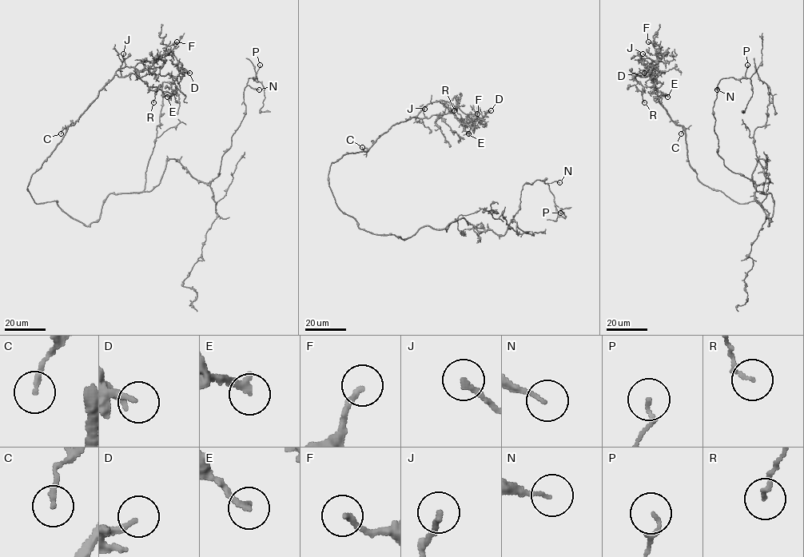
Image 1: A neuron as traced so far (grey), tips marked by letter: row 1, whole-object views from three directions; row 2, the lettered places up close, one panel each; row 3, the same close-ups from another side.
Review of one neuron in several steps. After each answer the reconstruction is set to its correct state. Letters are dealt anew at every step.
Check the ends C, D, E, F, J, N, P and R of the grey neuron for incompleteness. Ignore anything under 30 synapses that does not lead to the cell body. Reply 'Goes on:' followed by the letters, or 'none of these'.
Goes on: E

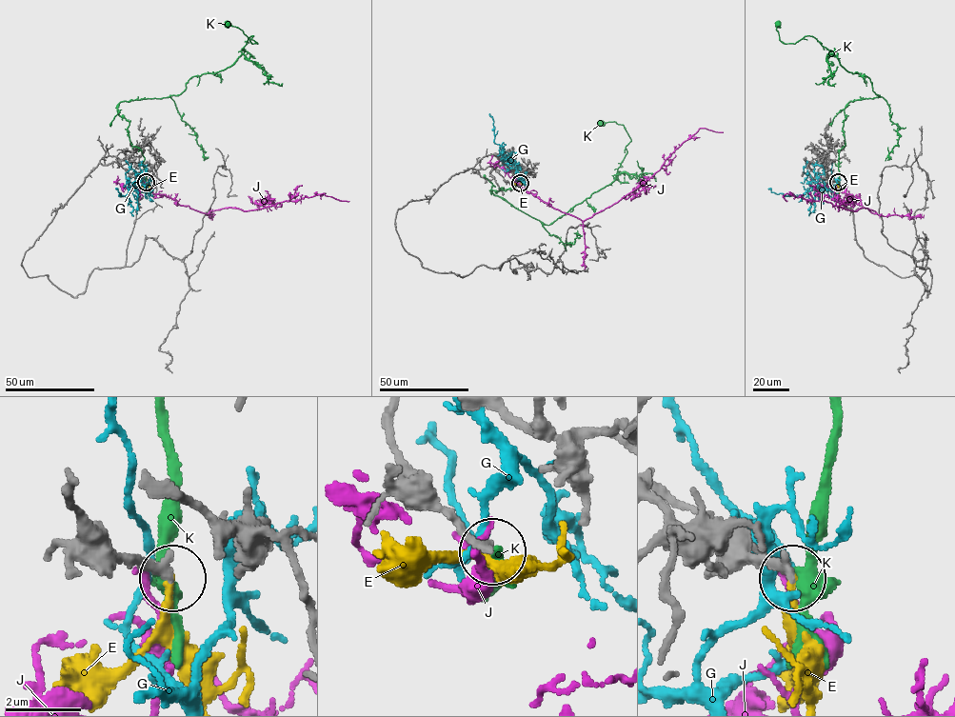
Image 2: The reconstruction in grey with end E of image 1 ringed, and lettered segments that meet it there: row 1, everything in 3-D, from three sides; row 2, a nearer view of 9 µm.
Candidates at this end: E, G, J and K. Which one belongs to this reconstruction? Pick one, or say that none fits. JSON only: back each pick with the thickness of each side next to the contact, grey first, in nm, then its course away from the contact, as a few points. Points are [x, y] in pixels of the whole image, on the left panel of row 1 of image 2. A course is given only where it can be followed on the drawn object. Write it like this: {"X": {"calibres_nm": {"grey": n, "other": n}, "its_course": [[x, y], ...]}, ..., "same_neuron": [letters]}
{"E": {"calibres_nm": {"grey": 280, "other": 200}}, "same_neuron": ["E"]}

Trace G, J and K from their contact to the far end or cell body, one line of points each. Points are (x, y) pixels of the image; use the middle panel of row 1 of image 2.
G: (519, 182), (515, 166), (504, 155), (503, 147), (494, 143), (494, 121), (489, 113)
J: (519, 182), (522, 188), (553, 208), (583, 221), (618, 202), (644, 183), (701, 128), (723, 132)
K: (519, 183), (490, 190), (547, 225), (609, 185), (631, 139), (623, 125), (601, 123)

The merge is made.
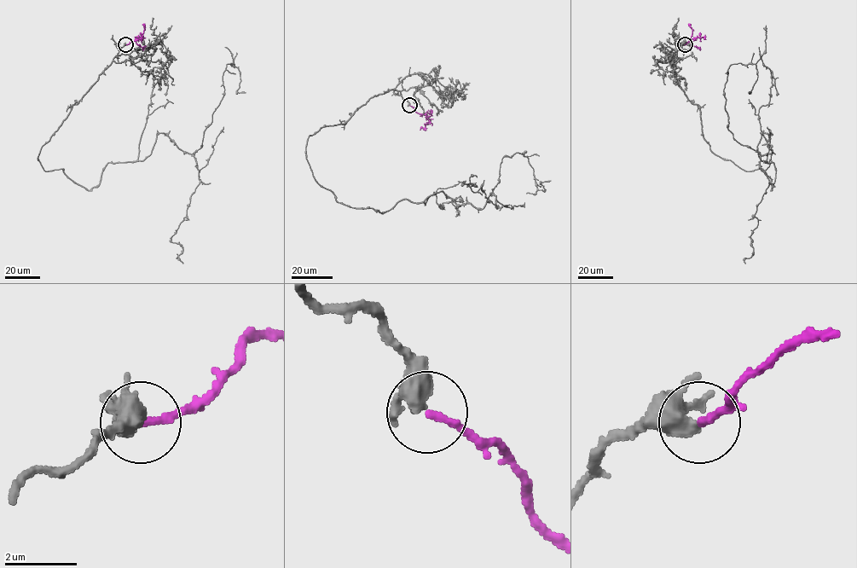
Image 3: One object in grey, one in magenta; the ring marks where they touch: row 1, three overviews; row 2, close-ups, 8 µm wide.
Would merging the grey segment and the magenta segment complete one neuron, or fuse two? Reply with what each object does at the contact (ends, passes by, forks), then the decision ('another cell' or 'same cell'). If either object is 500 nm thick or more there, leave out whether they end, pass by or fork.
grey forks there; magenta ends there; same cell

